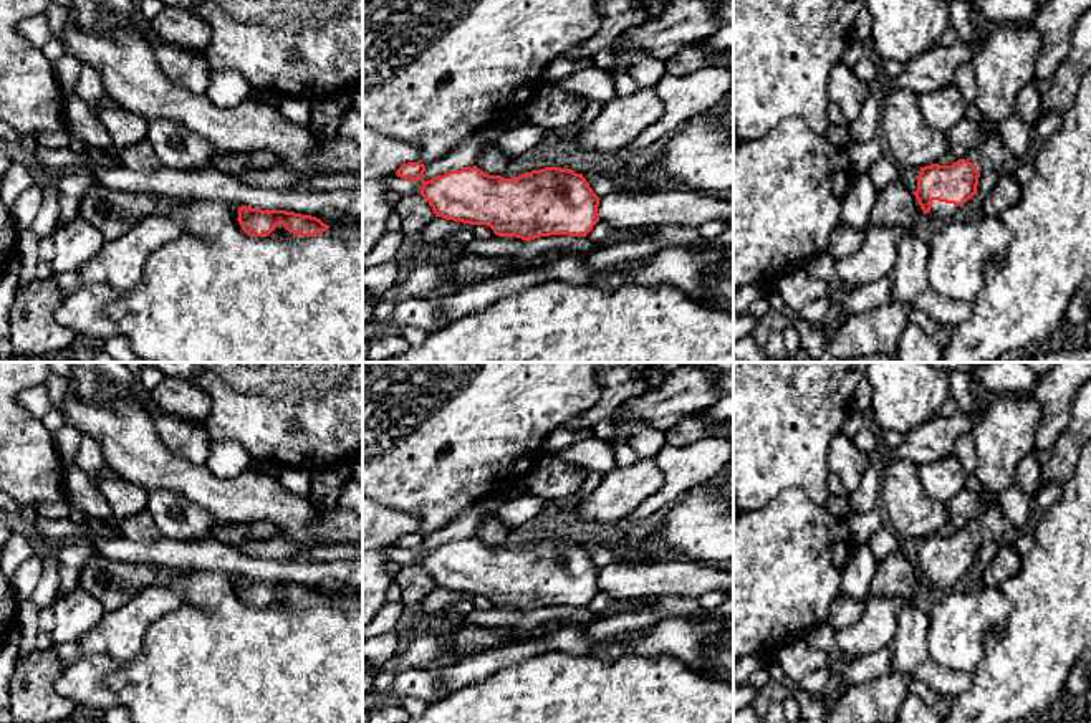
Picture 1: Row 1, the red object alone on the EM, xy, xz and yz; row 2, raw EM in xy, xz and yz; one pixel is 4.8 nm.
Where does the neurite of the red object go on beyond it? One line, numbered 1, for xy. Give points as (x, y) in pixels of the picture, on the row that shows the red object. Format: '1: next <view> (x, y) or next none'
1: next none

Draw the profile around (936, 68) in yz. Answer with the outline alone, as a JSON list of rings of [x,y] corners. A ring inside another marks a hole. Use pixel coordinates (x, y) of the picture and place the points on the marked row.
[[[957,41],[952,46],[942,46],[939,43],[932,50],[907,61],[897,78],[887,78],[887,88],[889,91],[909,89],[916,96],[937,91],[954,81],[962,65],[973,63],[980,48],[982,41],[977,45]]]

